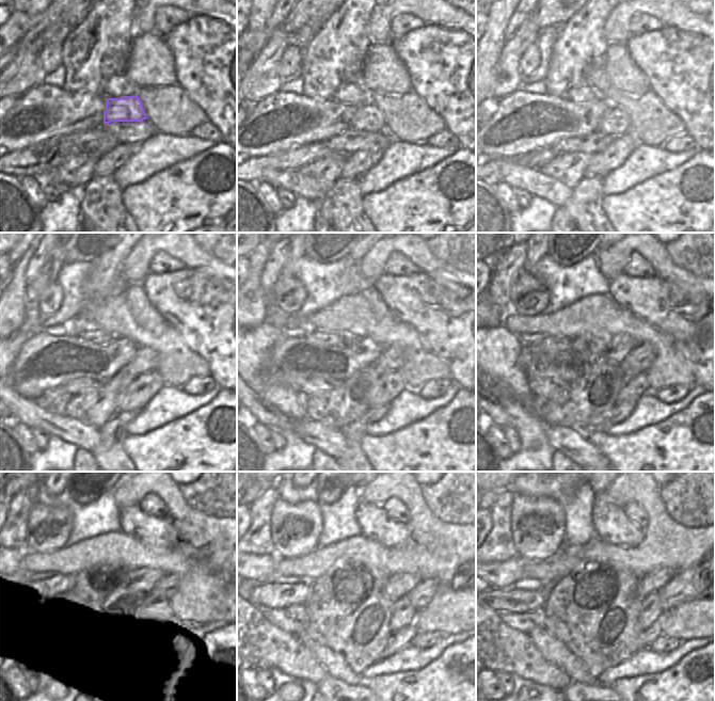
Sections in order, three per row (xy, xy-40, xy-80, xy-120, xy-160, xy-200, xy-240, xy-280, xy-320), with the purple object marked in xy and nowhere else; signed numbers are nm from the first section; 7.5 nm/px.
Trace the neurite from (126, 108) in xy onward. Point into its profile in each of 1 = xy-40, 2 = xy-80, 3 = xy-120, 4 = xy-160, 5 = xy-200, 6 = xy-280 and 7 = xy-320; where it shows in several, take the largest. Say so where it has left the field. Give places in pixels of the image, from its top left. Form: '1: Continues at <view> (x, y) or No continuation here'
1: Continues at xy-40 (368, 117)
2: Continues at xy-80 (615, 121)
3: Continues at xy-120 (146, 360)
4: Continues at xy-160 (392, 357)
5: Continues at xy-200 (639, 359)
6: Continues at xy-280 (420, 596)
7: Continues at xy-320 (693, 584)

